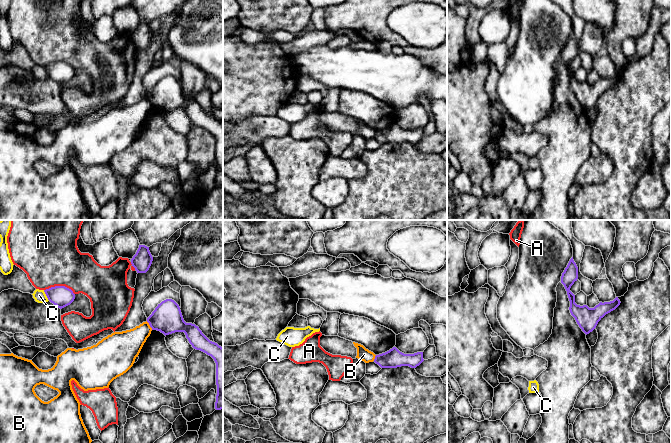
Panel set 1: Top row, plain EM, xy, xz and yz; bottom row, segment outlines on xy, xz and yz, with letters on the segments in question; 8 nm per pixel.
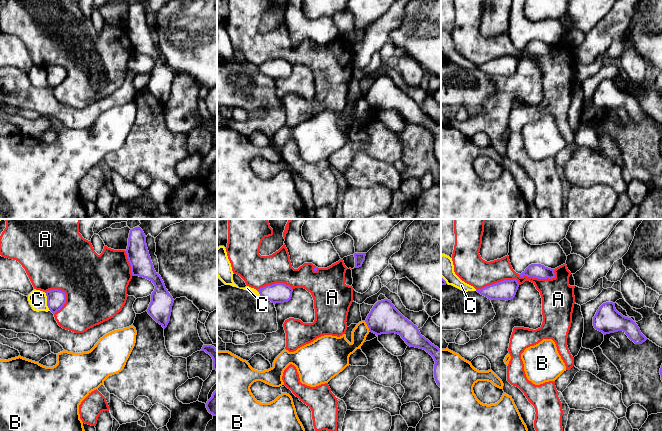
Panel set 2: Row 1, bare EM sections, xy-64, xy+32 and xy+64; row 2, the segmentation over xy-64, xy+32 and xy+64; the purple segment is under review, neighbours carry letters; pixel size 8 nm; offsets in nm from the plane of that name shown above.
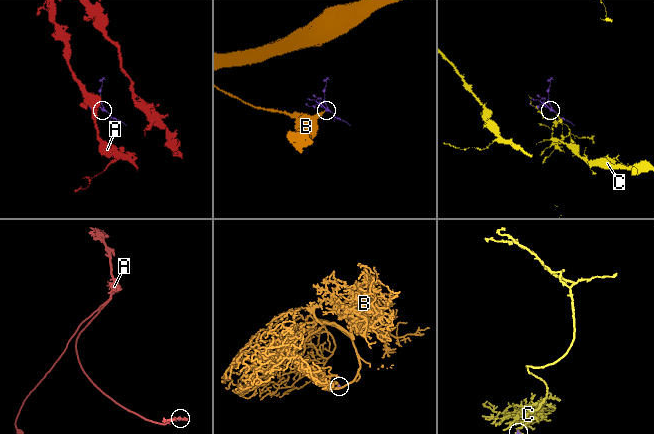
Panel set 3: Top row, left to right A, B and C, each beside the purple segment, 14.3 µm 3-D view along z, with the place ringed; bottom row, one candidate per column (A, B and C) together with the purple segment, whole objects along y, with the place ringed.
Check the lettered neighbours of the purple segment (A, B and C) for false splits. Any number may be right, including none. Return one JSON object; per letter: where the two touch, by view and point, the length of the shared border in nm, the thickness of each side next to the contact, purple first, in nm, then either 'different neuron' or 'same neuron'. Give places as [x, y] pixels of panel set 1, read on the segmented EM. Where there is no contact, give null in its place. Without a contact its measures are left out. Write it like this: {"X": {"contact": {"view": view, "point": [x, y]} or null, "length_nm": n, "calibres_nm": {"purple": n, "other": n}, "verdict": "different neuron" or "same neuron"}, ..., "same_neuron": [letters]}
{"A": {"contact": {"view": "xy", "point": [60, 286]}, "length_nm": 260, "calibres_nm": {"purple": 170, "other": 460}, "verdict": "different neuron"}, "B": {"contact": {"view": "xy", "point": [149, 324]}, "length_nm": 90, "calibres_nm": {"purple": 240, "other": 240}, "verdict": "different neuron"}, "C": {"contact": {"view": "xy", "point": [46, 295]}, "length_nm": 100, "calibres_nm": {"purple": 170, "other": 100}, "verdict": "different neuron"}, "same_neuron": []}

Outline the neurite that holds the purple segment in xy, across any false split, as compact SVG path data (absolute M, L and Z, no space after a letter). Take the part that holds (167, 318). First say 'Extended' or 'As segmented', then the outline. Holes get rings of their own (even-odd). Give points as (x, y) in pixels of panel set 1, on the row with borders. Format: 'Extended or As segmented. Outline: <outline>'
As segmented. Outline: M166 299L158 304L147 318L147 322L152 330L160 331L165 336L175 332L184 332L194 349L200 350L214 359L217 385L215 409L223 409L223 348L210 341L198 326L186 323L179 305L172 299Z

